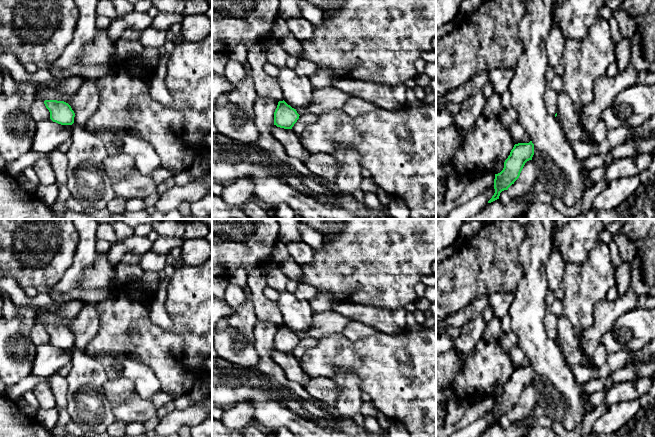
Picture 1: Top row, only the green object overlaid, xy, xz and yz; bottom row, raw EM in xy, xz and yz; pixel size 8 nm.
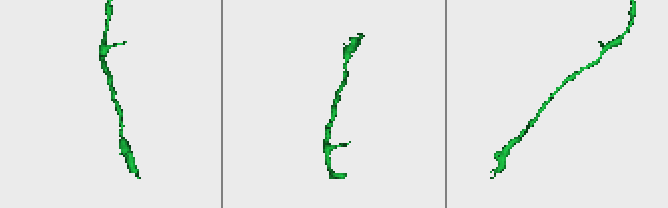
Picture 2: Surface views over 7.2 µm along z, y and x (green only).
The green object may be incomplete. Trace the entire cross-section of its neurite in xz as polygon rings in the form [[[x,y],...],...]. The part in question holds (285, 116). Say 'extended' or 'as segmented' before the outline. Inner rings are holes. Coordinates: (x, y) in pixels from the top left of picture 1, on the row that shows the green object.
as segmented; [[[284,100],[279,101],[274,112],[274,125],[284,129],[292,129],[299,116],[296,109],[292,108]]]

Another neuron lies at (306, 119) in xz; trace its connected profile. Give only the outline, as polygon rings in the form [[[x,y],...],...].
[[[305,113],[299,116],[299,119],[297,122],[294,124],[292,127],[293,131],[300,136],[304,129],[314,123],[317,120],[317,115],[310,114],[310,113]]]

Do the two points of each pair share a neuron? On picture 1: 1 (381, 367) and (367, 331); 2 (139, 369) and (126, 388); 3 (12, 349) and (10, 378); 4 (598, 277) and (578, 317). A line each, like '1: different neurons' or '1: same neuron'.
1: different neurons
2: different neurons
3: same neuron
4: same neuron

